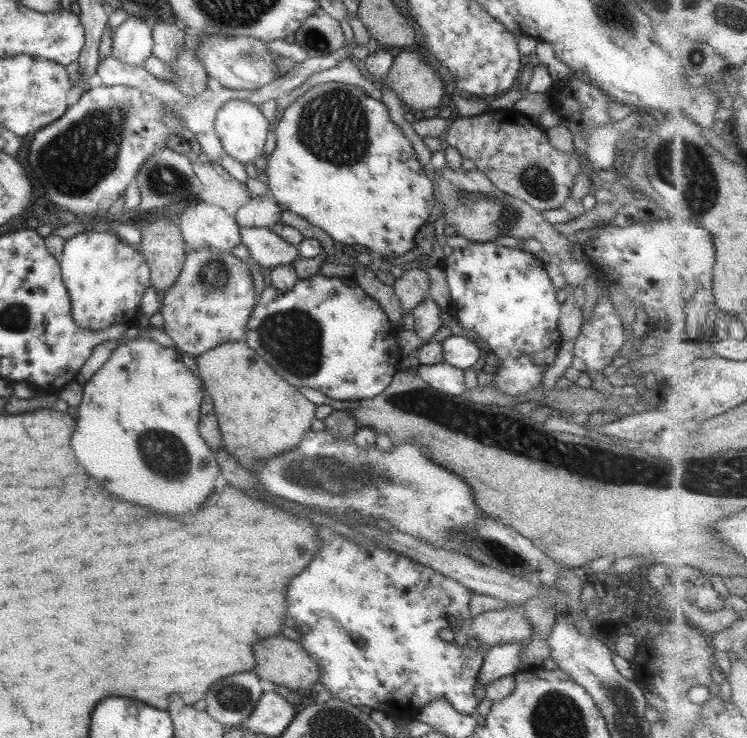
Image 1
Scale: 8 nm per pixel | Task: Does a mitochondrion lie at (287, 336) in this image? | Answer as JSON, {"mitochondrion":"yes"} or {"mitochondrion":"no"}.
{"mitochondrion":"yes"}

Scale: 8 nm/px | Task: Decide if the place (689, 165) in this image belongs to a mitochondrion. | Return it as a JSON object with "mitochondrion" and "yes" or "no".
{"mitochondrion":"yes"}

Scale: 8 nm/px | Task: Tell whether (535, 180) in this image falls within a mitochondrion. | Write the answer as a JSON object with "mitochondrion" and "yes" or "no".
{"mitochondrion":"yes"}

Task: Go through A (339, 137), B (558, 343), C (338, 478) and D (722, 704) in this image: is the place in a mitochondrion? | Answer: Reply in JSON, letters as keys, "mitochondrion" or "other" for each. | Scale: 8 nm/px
{"A":"mitochondrion","B":"other","C":"mitochondrion","D":"other"}

